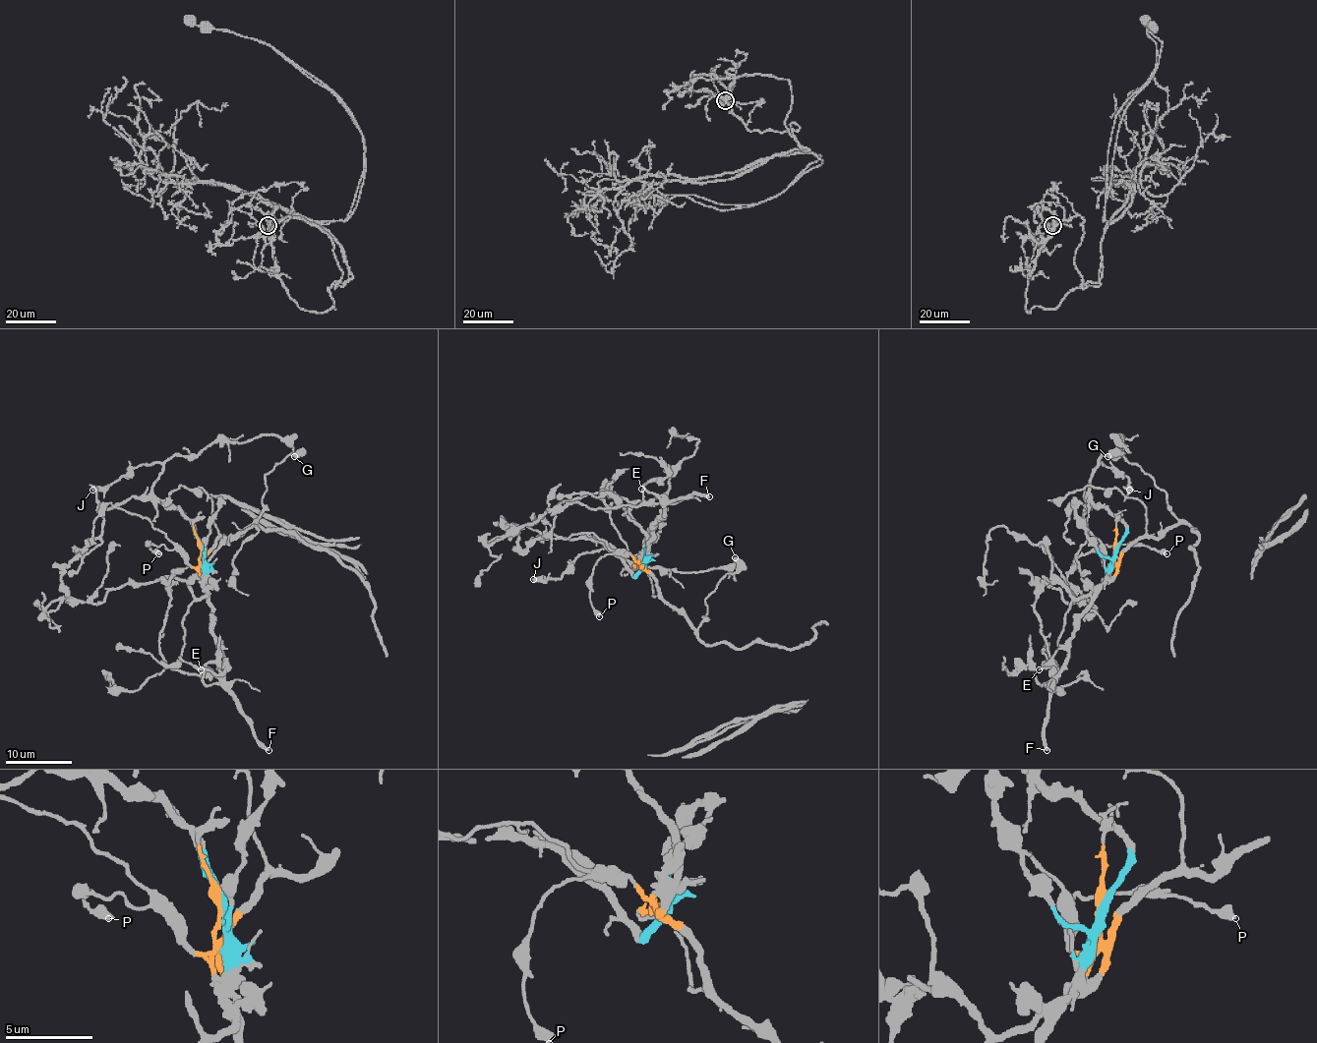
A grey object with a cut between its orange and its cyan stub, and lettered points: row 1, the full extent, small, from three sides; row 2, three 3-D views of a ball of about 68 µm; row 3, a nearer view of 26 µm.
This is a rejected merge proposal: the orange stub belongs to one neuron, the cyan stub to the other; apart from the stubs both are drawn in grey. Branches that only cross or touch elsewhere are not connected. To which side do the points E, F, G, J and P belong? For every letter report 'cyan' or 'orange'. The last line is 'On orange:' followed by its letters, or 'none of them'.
E: cyan
F: cyan
G: orange
J: cyan
P: orange
On orange: G, P

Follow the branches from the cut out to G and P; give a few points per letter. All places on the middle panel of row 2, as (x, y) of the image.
G: (641, 565), (654, 580), (660, 595), (696, 628), (706, 613), (704, 600), (728, 573), (735, 571), (735, 556)
P: (641, 565), (629, 553), (608, 553), (598, 560), (591, 576), (589, 597), (599, 616)

